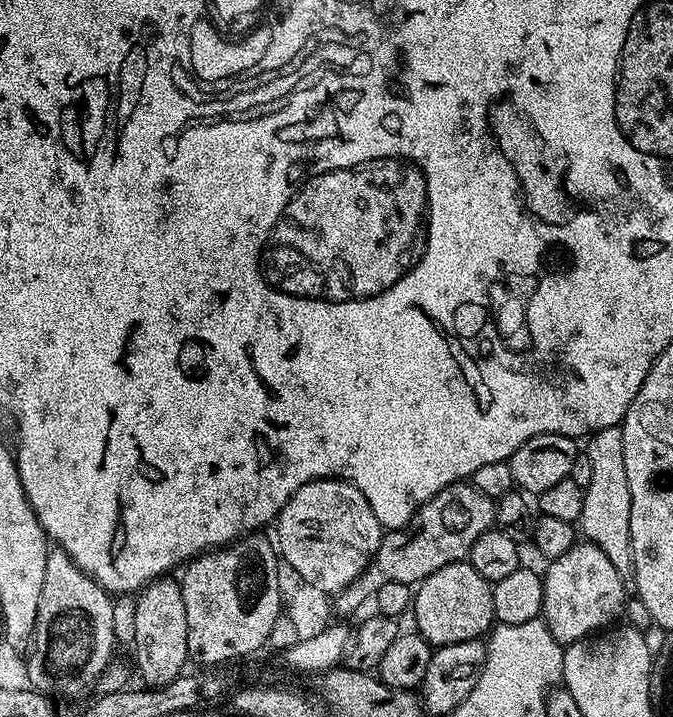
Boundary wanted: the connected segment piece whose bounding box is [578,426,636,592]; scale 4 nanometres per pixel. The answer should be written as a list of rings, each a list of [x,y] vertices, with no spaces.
[[[622,427],[607,428],[593,432],[586,440],[586,451],[591,463],[590,486],[584,488],[582,514],[578,521],[579,531],[585,541],[591,542],[602,550],[618,570],[625,591],[635,589],[636,572],[633,570],[633,554],[630,546],[630,486],[626,482],[626,457],[622,454]]]

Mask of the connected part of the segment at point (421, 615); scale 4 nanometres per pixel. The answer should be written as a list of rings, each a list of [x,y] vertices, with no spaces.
[[[470,563],[447,564],[415,585],[410,616],[416,619],[415,631],[433,646],[479,640],[496,620],[492,584]]]

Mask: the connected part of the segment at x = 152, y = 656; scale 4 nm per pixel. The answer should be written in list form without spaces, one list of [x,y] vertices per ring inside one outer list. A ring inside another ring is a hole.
[[[172,578],[151,580],[136,596],[134,610],[134,638],[136,668],[147,687],[161,688],[185,671],[188,659],[188,631],[186,630],[186,602],[182,602],[180,585]]]

